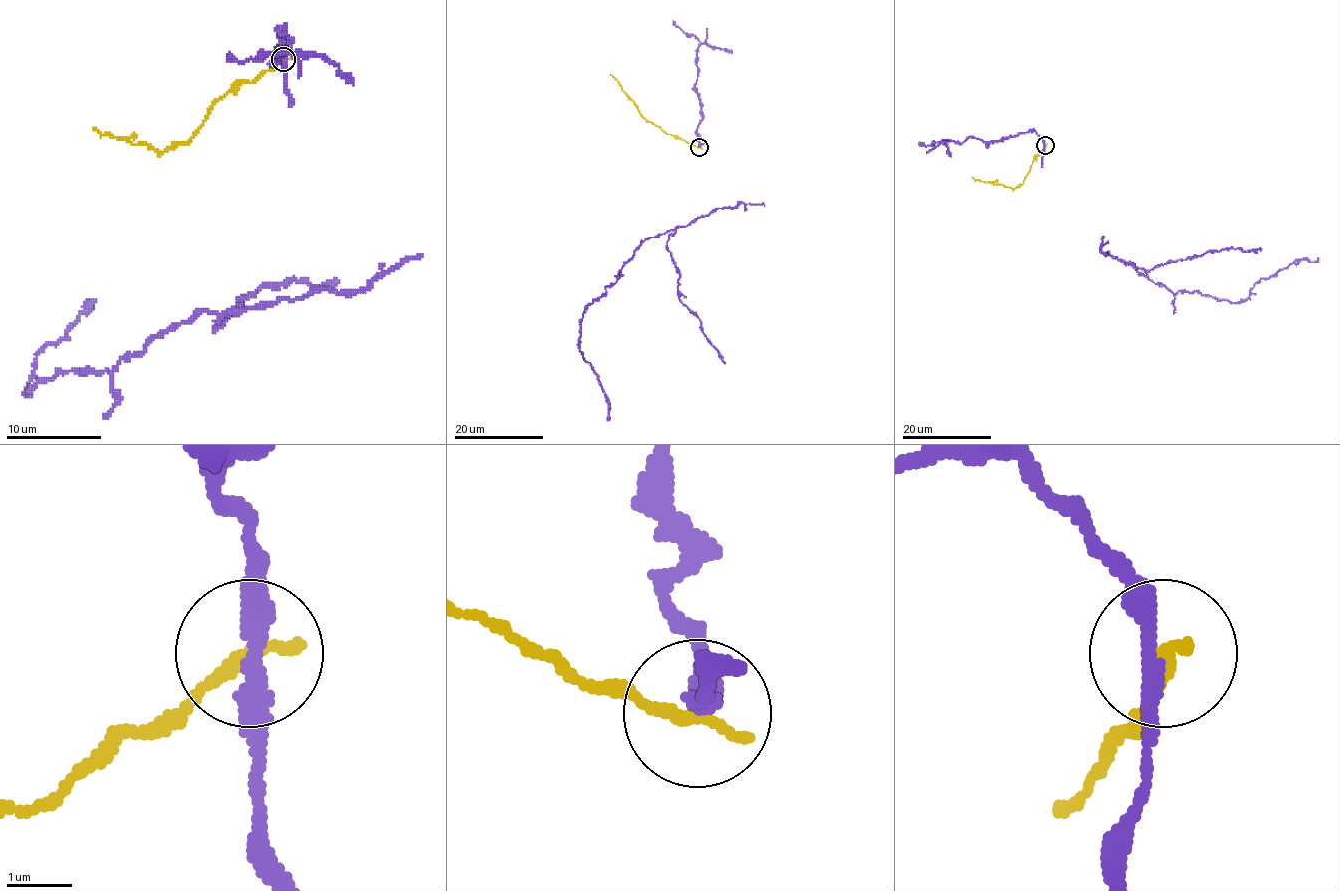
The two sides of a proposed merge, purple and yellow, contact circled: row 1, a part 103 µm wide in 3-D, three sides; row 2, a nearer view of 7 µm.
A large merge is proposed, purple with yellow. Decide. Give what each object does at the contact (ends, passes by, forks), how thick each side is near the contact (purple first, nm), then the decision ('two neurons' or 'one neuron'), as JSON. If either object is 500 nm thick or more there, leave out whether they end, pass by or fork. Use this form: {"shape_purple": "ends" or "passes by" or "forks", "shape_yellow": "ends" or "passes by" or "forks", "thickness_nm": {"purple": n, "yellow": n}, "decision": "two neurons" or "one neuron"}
{"shape_purple": "passes by", "shape_yellow": "ends", "thickness_nm": {"purple": 320, "yellow": 240}, "decision": "two neurons"}

